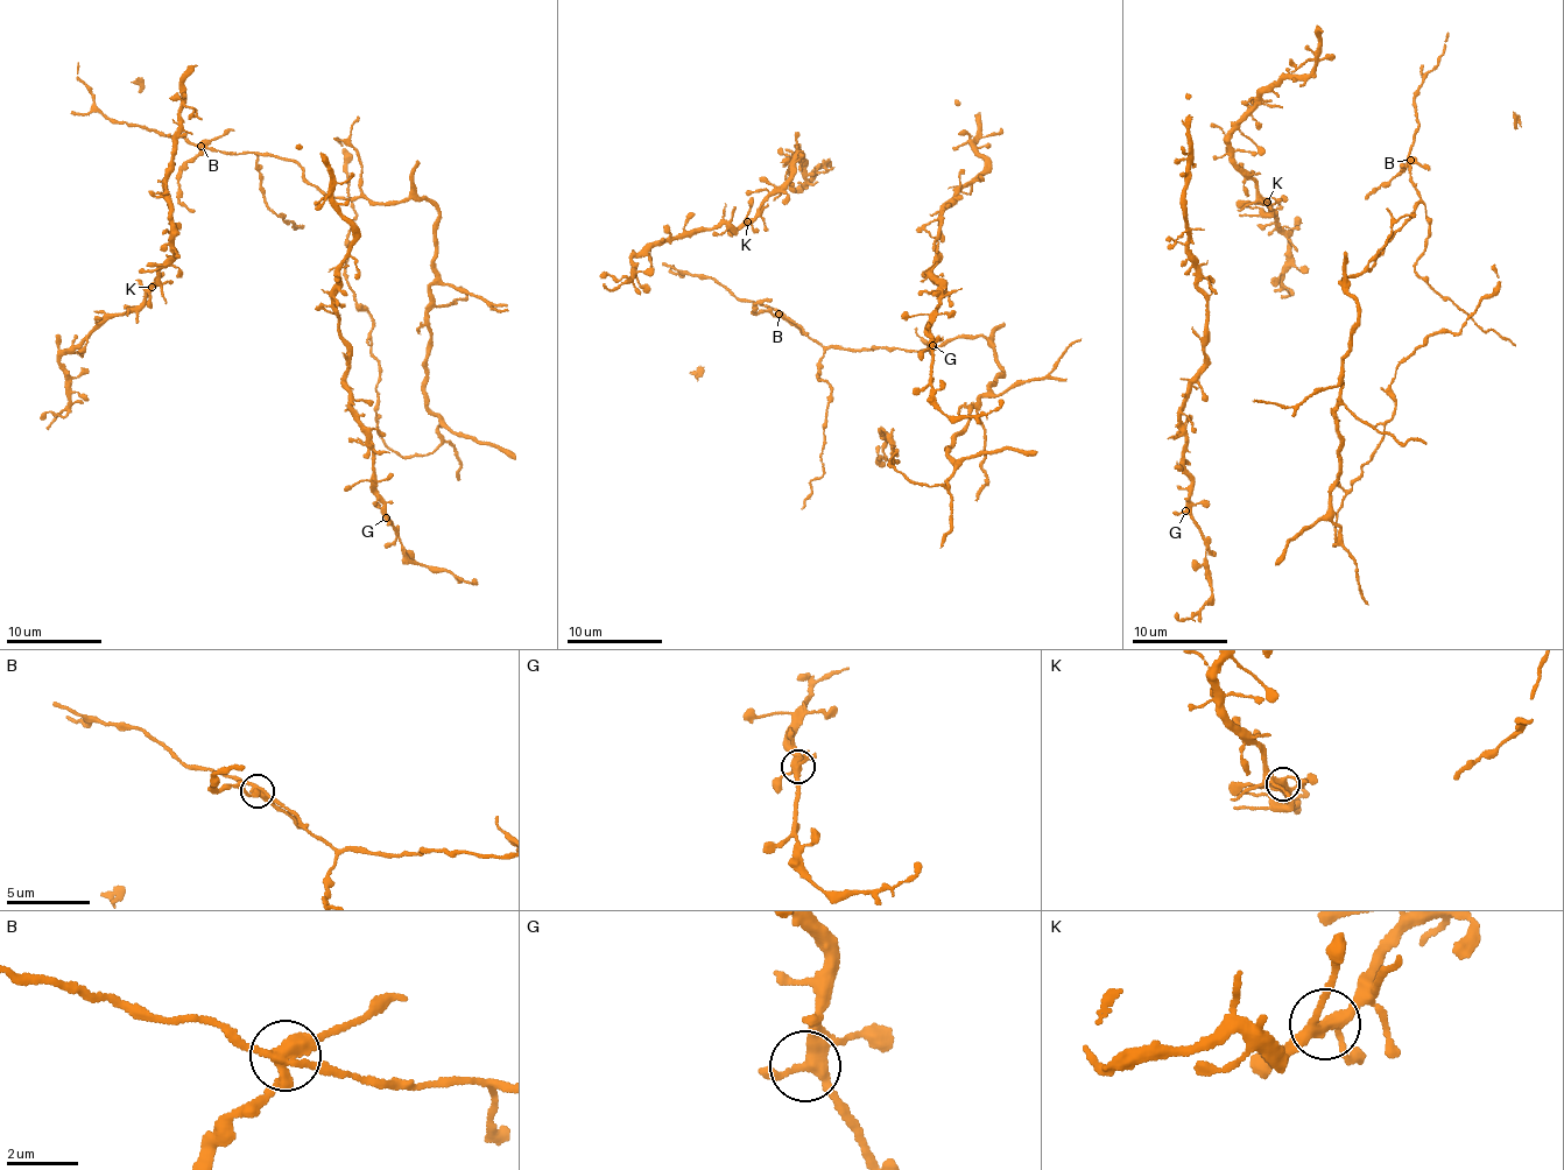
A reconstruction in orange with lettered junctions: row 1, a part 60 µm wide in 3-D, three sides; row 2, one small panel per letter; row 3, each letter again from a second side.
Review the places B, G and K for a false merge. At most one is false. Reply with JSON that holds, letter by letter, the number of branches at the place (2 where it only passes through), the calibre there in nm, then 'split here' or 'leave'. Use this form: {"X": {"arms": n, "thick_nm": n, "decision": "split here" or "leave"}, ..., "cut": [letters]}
{"B": {"arms": 4, "thick_nm": 360, "decision": "split here"}, "G": {"arms": 4, "thick_nm": 320, "decision": "leave"}, "K": {"arms": 4, "thick_nm": 320, "decision": "leave"}, "cut": ["B"]}

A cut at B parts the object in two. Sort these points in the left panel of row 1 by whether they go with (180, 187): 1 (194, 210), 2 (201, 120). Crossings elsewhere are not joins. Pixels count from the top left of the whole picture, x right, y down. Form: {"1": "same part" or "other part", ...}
{"1": "same part", "2": "other part"}

